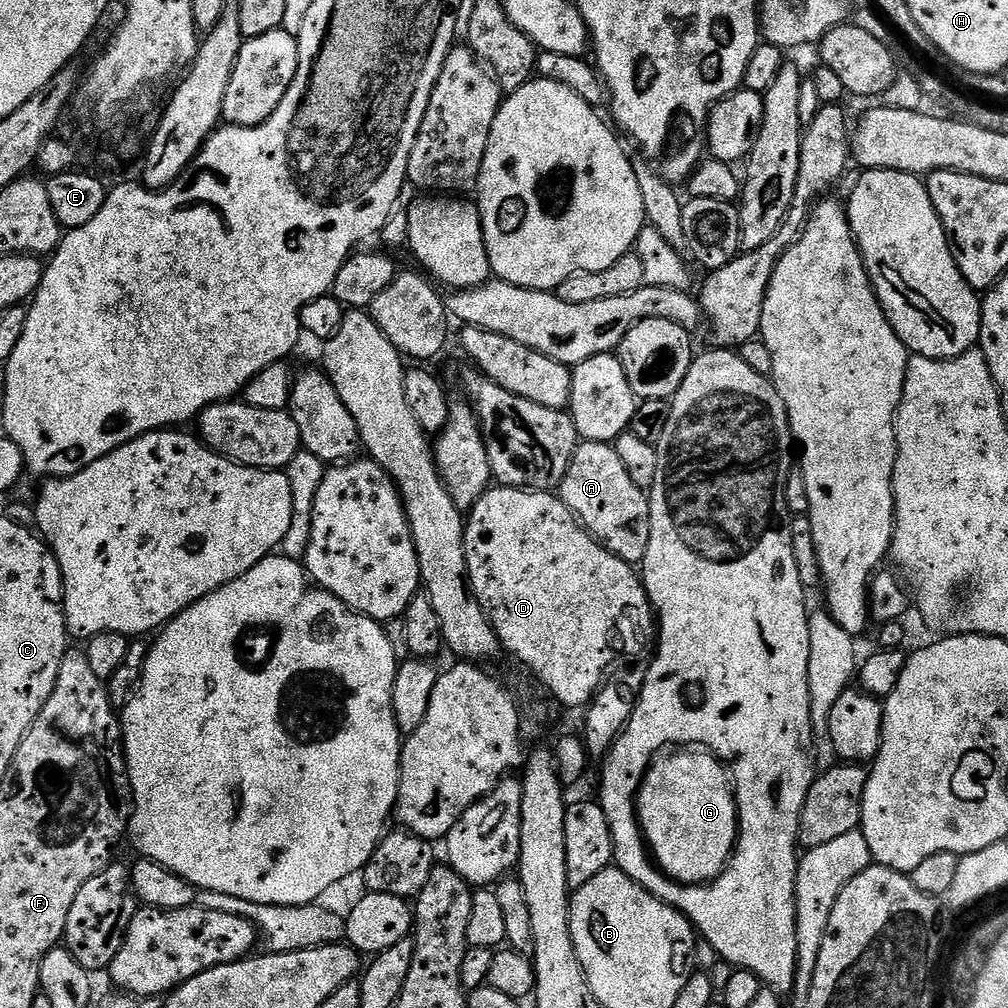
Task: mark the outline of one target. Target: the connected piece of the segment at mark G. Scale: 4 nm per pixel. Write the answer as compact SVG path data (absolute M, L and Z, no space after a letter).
M707 750L657 755L636 793L634 819L661 872L678 884L711 884L732 859L738 835L729 769Z

